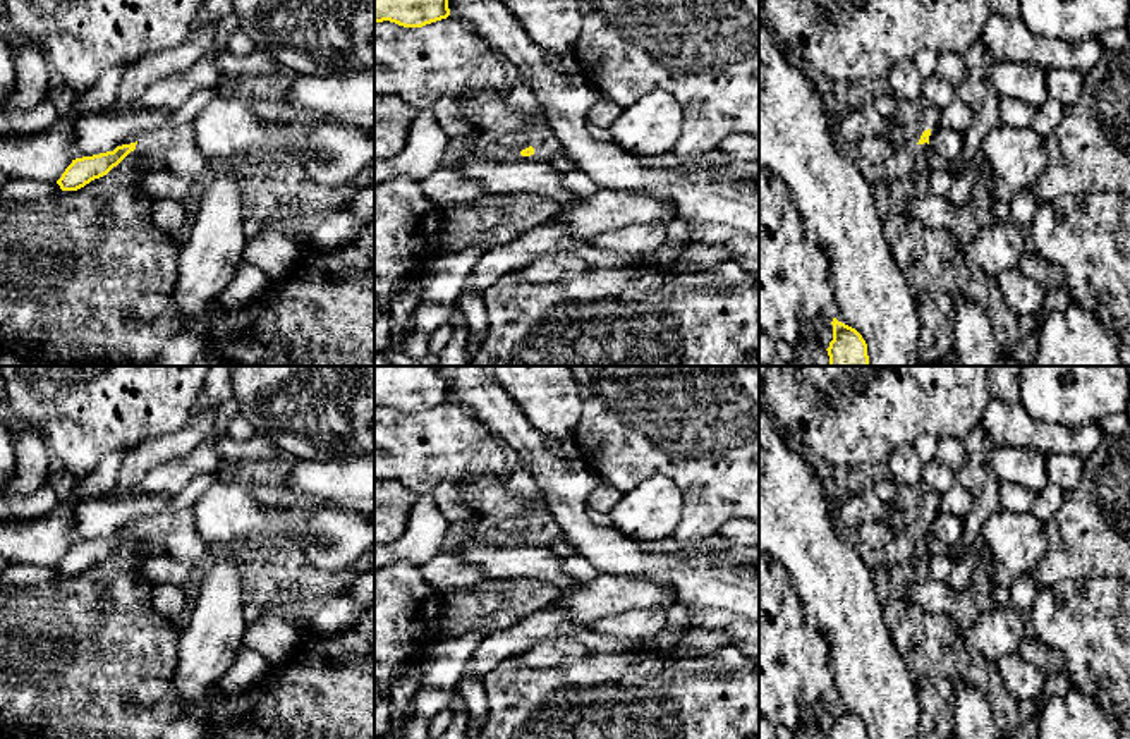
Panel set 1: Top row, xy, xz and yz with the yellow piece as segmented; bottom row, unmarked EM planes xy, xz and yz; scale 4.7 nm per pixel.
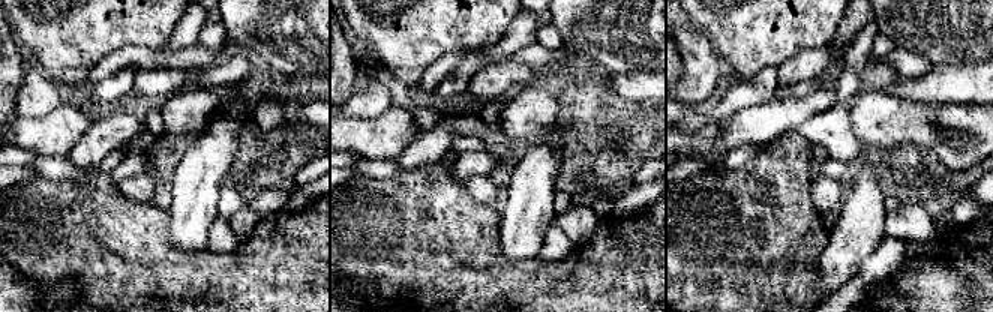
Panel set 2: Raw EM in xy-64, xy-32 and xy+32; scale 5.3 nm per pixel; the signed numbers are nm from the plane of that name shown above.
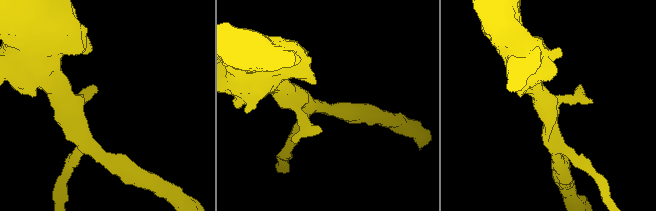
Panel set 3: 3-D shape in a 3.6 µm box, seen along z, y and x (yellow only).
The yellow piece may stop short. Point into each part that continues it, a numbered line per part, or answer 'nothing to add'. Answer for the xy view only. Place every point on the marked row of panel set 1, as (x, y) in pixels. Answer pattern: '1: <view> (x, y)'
1: xy (176, 146)

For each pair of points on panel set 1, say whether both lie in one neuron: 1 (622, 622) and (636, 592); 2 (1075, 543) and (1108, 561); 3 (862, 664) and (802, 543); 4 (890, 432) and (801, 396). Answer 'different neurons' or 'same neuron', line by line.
1: different neurons
2: same neuron
3: same neuron
4: same neuron

